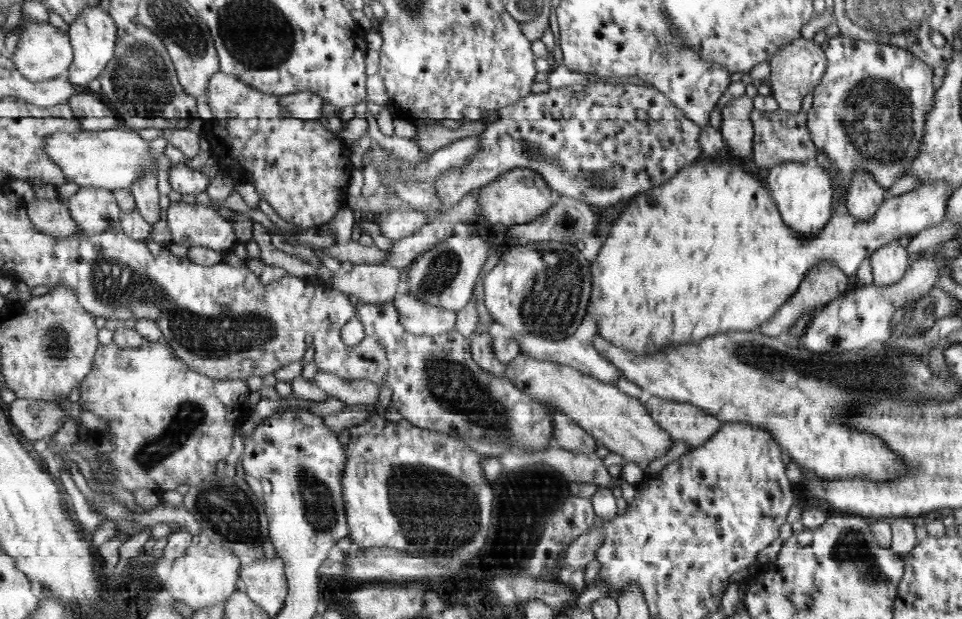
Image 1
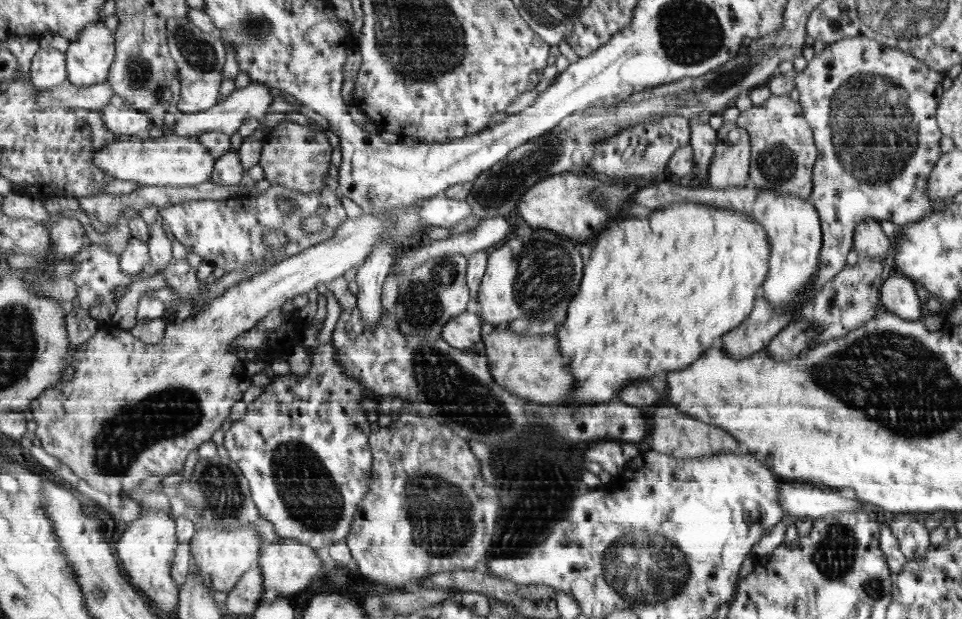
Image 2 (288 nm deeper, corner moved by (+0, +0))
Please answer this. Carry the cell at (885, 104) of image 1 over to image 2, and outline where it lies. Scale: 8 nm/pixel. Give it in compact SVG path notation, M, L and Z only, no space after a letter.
M855 36L839 40L837 44L827 44L823 52L809 60L809 64L791 78L795 82L795 90L799 92L799 104L805 108L805 116L809 116L809 124L813 124L813 136L817 136L817 148L821 148L821 160L813 166L813 192L809 202L817 208L821 218L823 246L819 252L819 262L815 274L803 292L797 294L797 302L781 304L781 308L773 308L765 298L759 298L753 306L749 318L733 328L721 340L721 348L729 352L733 358L749 358L755 352L767 348L773 338L785 330L795 318L807 314L813 298L821 292L829 280L833 280L839 272L845 270L847 252L853 250L853 234L855 226L865 218L889 220L895 226L907 226L919 222L923 216L937 210L937 206L927 198L927 180L935 168L935 162L945 156L941 152L941 140L945 134L941 132L941 124L937 120L937 106L943 96L943 76L935 70L929 70L923 62L917 62L913 56L899 52L897 48L887 48L881 42L873 42L871 38Z

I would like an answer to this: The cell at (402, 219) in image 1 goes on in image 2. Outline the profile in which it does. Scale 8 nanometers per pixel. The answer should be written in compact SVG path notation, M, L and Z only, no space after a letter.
M445 192L433 200L421 202L421 224L435 228L453 228L459 220L473 214L469 202L449 198Z

